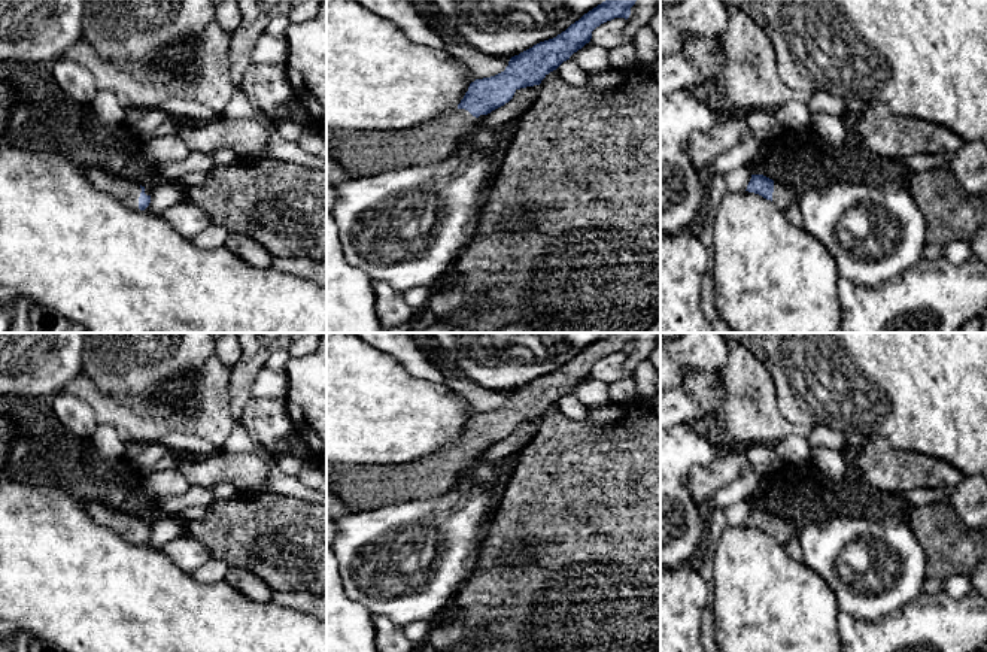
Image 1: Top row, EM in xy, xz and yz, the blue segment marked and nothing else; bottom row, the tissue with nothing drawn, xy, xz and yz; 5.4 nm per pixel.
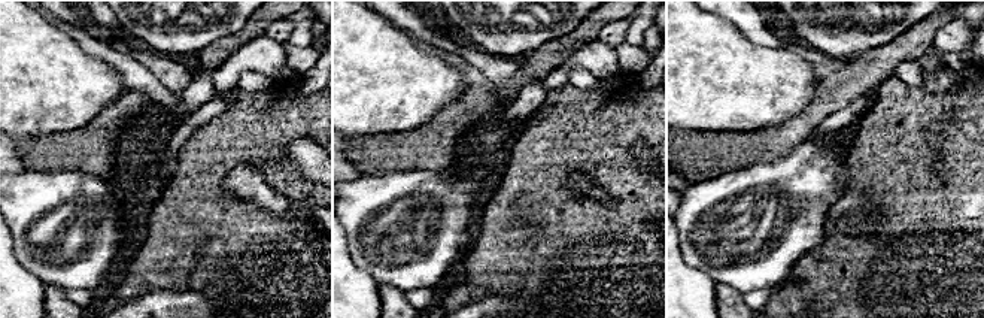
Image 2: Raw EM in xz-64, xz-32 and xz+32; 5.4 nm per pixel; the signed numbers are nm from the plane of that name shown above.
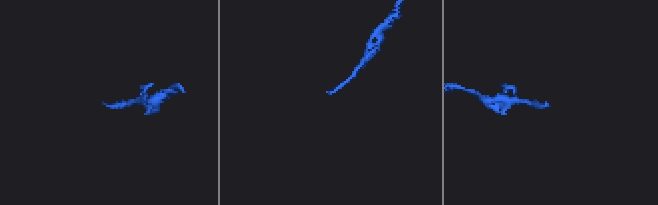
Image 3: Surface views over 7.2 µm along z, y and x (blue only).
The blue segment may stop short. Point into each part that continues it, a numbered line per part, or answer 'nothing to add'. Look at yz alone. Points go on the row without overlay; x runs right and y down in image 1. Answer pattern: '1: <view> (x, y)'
1: yz (783, 530)

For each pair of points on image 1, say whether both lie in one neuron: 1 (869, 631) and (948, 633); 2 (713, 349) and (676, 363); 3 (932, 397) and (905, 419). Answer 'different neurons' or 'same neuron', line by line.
1: same neuron
2: same neuron
3: same neuron

